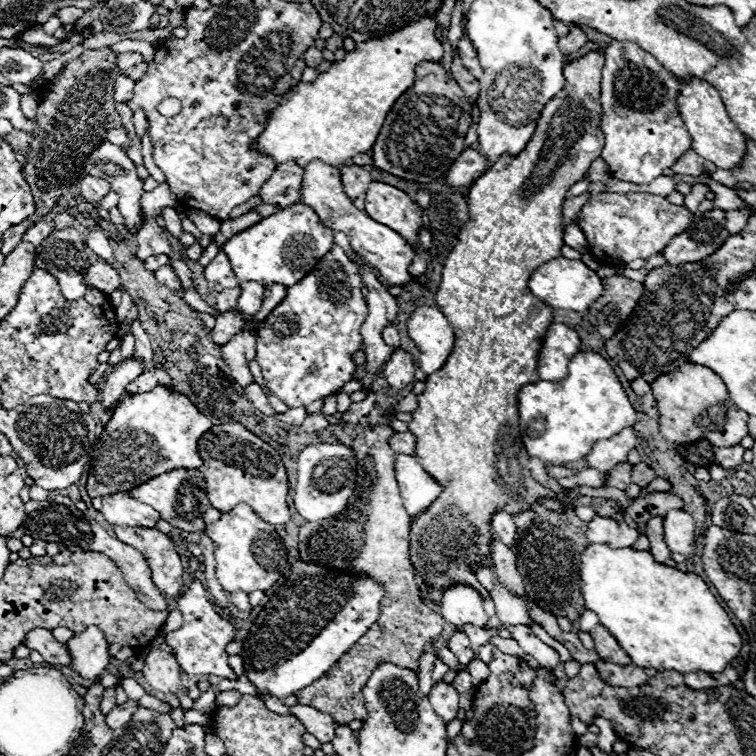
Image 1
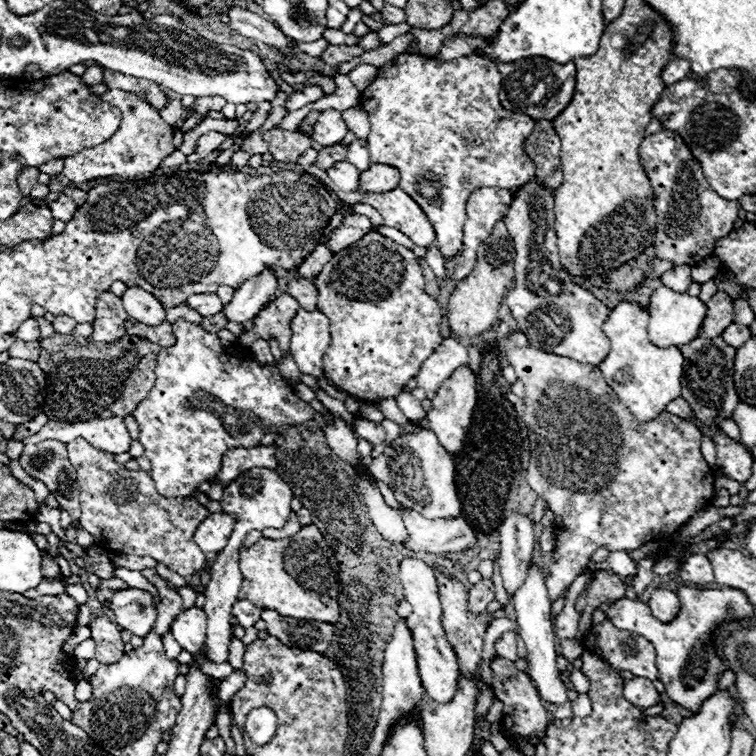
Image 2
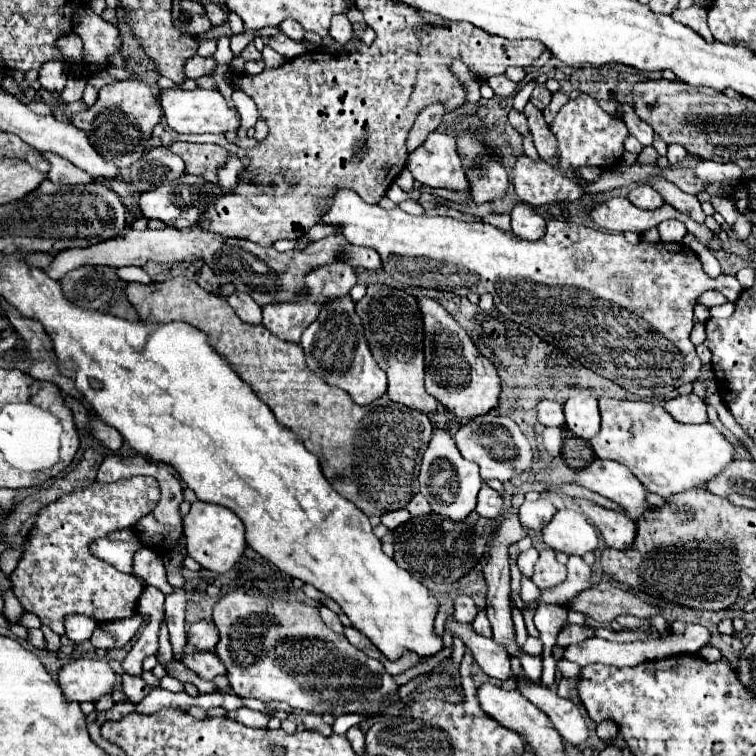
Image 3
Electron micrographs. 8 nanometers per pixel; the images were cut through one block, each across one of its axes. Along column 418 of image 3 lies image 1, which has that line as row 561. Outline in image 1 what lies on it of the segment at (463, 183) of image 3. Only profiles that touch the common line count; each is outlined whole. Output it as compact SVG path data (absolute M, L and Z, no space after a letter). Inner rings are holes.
M114 528L118 540L134 546L146 558L152 582L166 596L180 596L186 590L184 566L176 544L156 528Z

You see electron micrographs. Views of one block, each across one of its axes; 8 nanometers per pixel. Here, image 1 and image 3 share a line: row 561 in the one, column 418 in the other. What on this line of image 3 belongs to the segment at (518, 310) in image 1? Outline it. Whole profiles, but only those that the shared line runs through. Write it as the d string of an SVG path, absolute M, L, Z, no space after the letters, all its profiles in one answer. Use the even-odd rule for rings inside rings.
M178 276L170 278L166 282L152 282L152 284L128 284L126 296L130 304L138 310L140 320L156 320L156 322L174 322L184 320L202 332L210 336L210 344L230 360L230 364L238 370L242 380L252 384L252 388L258 392L258 396L270 406L276 420L282 426L292 428L306 448L320 458L322 472L326 480L332 484L332 488L344 496L346 500L354 502L366 516L382 516L386 512L404 508L414 494L418 494L418 468L420 458L430 442L432 436L432 422L426 414L394 404L386 396L360 406L348 396L344 390L326 384L320 374L314 374L304 360L304 350L300 344L284 342L270 334L262 324L252 326L242 322L236 312L228 306L228 302L208 290L204 290L200 284Z

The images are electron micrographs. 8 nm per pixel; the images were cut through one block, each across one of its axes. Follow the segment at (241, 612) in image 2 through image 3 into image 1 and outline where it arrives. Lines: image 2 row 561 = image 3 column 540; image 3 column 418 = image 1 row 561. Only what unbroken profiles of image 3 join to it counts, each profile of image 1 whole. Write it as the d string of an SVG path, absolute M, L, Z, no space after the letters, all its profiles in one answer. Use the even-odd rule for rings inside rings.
M246 504L234 506L234 510L222 514L214 524L206 526L206 534L212 538L216 550L216 578L226 592L256 592L270 590L288 570L286 548L272 524L264 522Z

